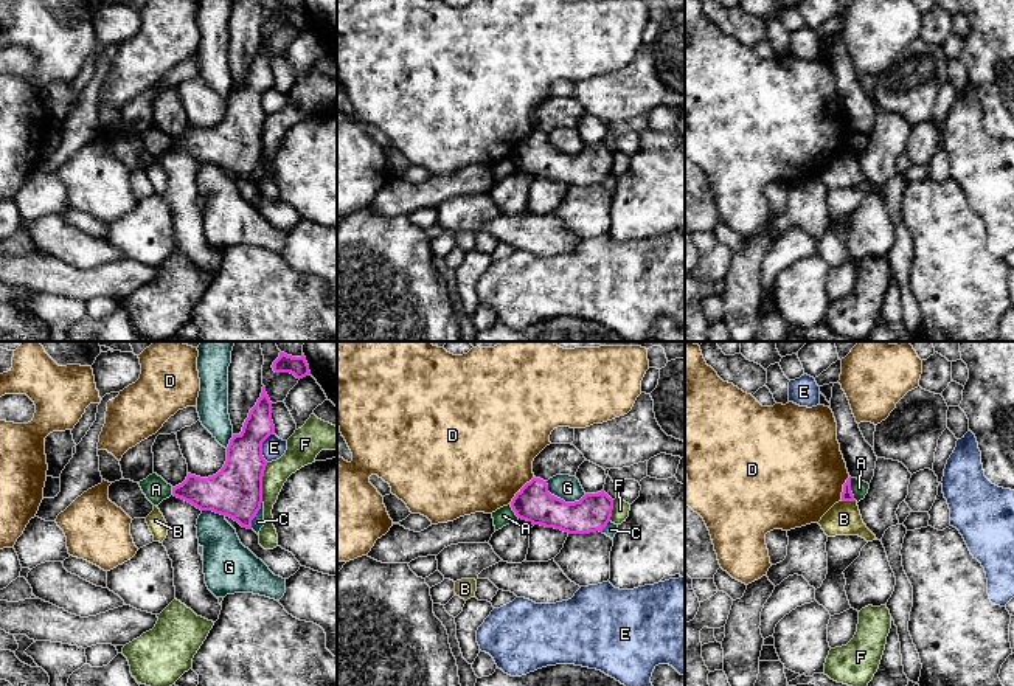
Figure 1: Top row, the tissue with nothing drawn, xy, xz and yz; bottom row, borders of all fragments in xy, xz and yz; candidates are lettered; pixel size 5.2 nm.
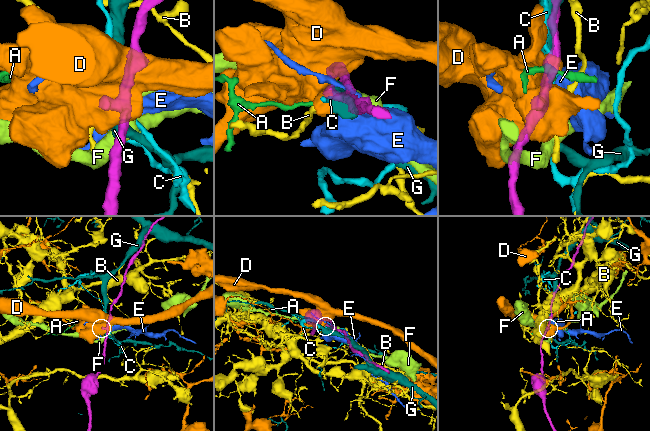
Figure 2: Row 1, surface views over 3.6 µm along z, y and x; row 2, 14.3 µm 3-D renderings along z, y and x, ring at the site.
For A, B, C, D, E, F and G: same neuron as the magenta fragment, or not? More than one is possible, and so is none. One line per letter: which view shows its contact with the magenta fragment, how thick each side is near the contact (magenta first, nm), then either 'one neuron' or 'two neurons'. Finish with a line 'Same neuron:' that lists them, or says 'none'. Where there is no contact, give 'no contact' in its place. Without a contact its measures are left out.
A: yz | 60/90 nm | two neurons
B: yz | 60/180 nm | two neurons
C: xy | 280/60 nm | two neurons
D: xz | 190/500 nm | two neurons
E: xy | 260/120 nm | two neurons
F: xy | 280/140 nm | two neurons
G: xz | 190/130 nm | two neurons
Same neuron: none

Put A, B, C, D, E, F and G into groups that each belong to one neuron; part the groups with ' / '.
A / B / C / D / E / F / G

